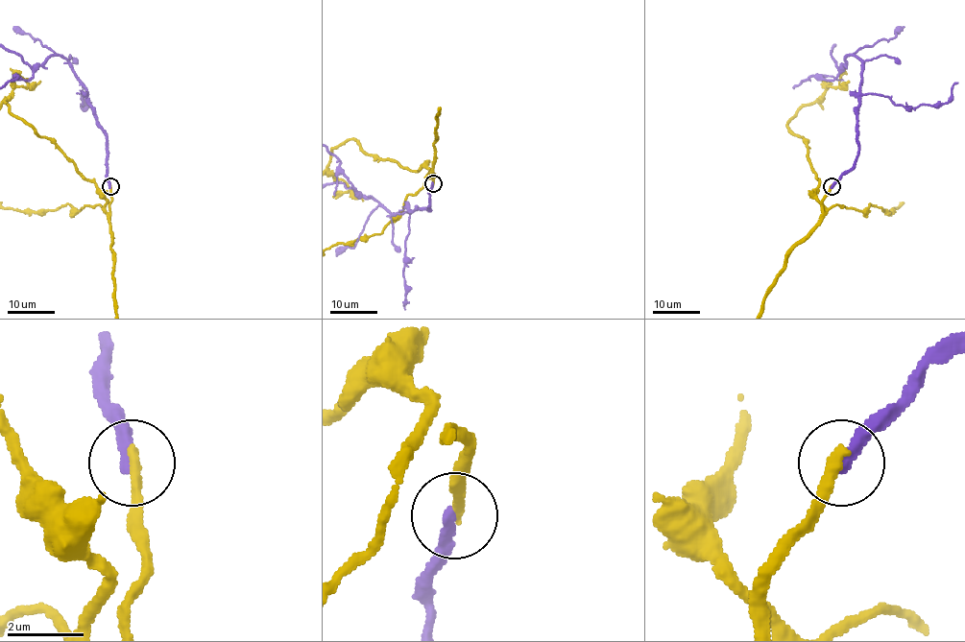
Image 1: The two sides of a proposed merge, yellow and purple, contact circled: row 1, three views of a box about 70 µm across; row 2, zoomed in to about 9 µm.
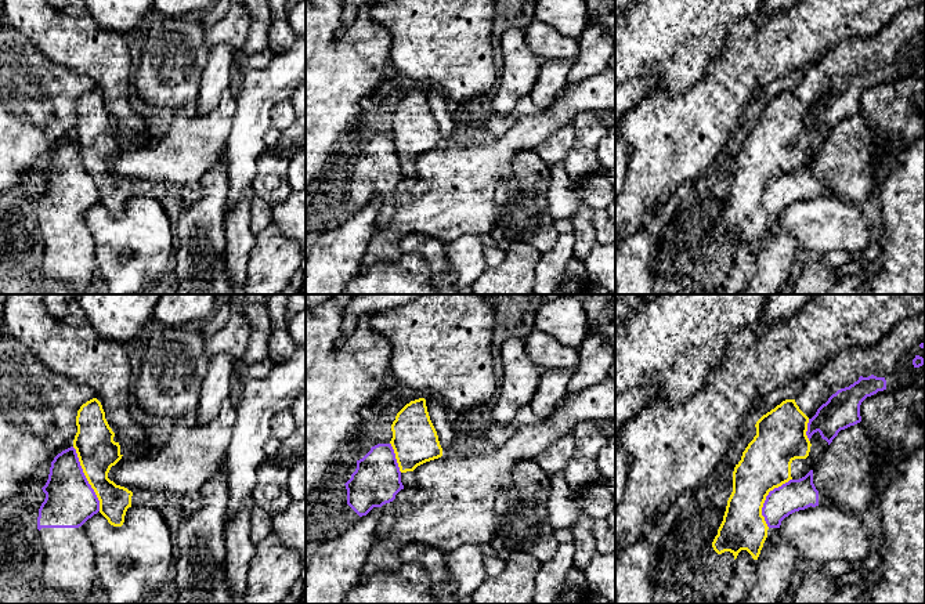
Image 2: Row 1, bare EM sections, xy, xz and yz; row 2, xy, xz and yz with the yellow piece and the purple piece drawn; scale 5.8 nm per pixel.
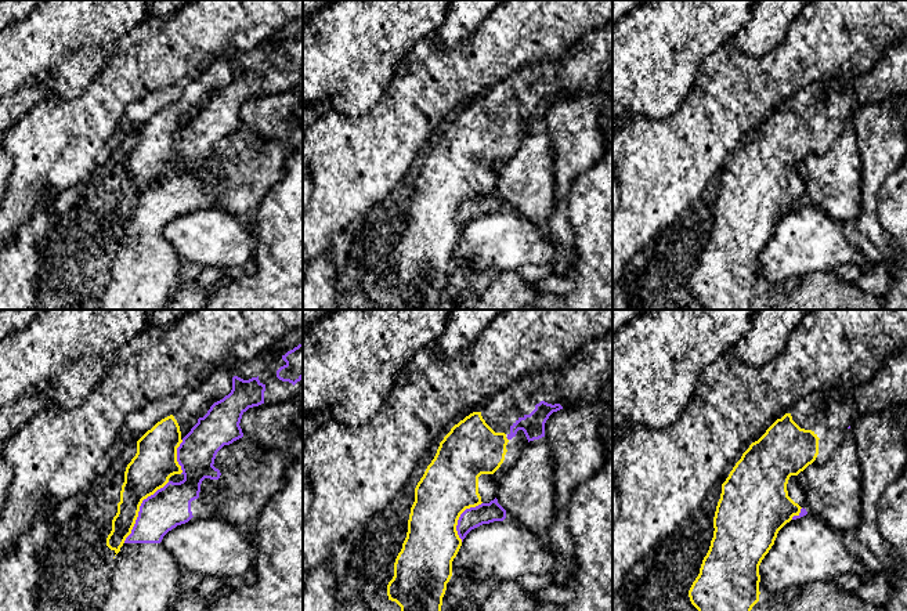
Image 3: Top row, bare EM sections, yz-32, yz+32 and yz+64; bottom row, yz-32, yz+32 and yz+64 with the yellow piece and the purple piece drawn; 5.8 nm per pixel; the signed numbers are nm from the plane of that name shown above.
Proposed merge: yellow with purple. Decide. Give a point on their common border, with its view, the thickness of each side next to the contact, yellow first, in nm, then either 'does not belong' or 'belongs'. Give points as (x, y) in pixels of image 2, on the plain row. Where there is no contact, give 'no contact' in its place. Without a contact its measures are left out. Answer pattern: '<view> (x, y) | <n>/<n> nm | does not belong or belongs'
xy (86, 167) | 240/300 nm | does not belong

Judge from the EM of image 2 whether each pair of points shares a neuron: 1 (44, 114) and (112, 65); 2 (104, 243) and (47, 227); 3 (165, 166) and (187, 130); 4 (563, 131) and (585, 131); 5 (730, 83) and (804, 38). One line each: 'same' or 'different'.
1: different
2: different
3: same
4: different
5: same

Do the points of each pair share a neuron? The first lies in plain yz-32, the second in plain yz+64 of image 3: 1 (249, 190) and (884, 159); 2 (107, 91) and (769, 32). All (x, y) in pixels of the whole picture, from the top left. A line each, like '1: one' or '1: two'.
1: two
2: two

